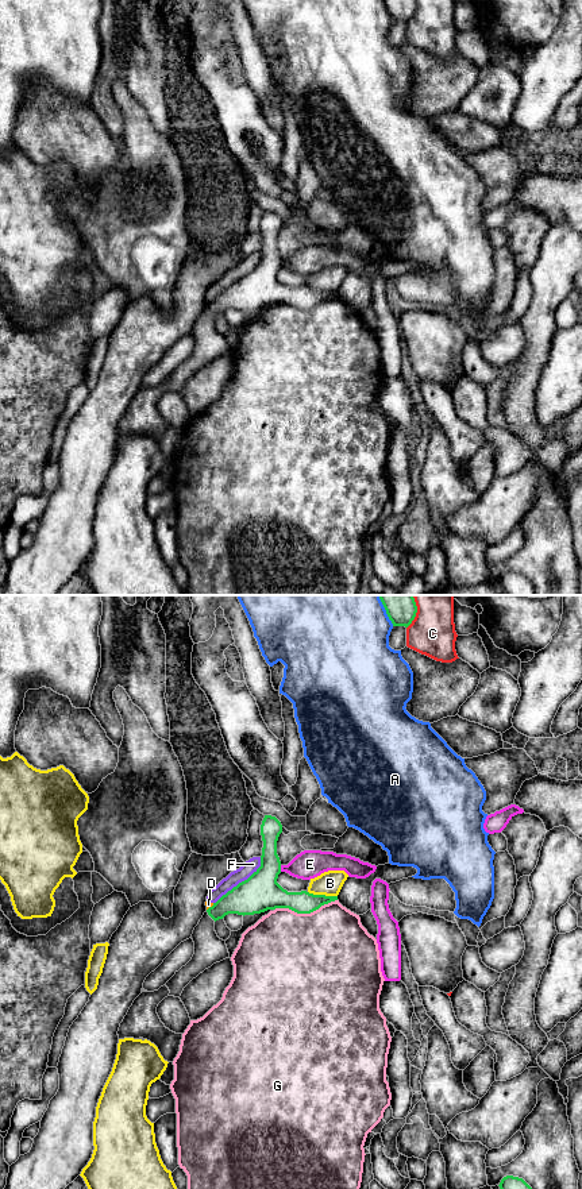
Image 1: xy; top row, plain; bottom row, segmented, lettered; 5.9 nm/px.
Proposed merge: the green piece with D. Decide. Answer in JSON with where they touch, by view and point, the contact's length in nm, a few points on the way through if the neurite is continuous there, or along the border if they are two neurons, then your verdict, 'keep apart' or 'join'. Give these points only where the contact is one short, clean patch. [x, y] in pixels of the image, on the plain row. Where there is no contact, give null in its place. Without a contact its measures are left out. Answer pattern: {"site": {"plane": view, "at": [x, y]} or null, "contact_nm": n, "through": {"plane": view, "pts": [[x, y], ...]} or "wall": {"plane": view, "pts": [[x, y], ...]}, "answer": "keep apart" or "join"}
{"site": {"plane": "xy", "at": [209, 302]}, "contact_nm": 60, "wall": {"plane": "xy", "pts": [[214, 298], [207, 305]]}, "answer": "keep apart"}

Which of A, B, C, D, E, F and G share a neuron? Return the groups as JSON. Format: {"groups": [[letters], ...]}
{"groups": [["A"], ["B"], ["C"], ["D", "F"], ["E"], ["G"]]}

